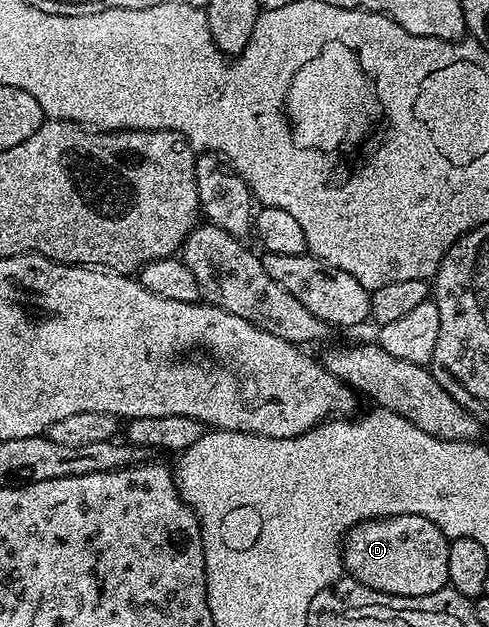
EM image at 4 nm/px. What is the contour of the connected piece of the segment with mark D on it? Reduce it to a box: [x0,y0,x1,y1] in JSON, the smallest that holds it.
[343,514,449,596]

